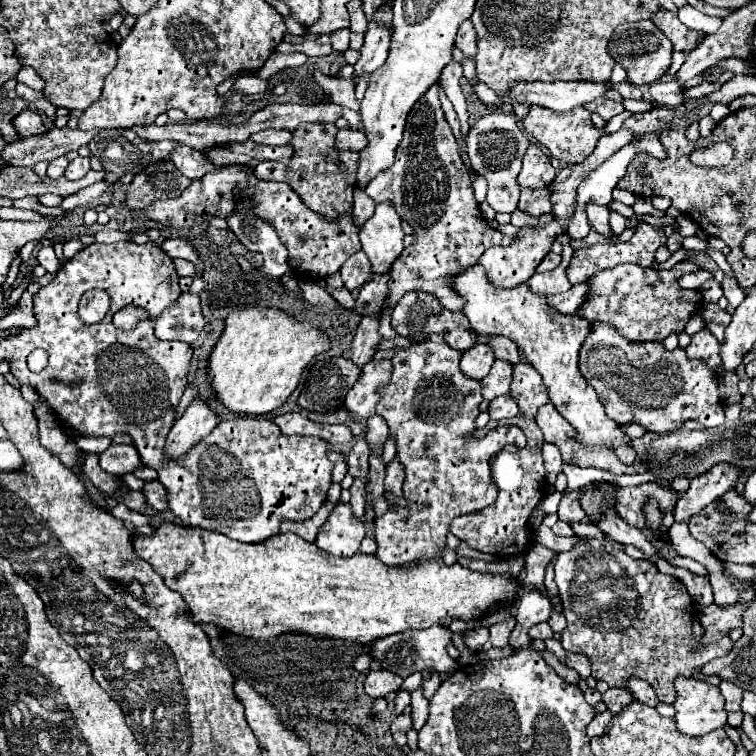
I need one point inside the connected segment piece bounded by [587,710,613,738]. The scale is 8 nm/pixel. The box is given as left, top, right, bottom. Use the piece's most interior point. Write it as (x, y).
(601, 721)

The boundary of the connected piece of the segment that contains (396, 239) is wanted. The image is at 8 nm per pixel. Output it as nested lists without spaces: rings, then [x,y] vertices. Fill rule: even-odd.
[[[377,204],[375,214],[361,226],[359,240],[371,262],[371,274],[389,272],[391,264],[403,252],[401,218],[391,204]]]

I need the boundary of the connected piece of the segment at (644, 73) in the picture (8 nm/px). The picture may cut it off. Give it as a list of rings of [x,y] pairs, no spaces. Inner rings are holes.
[[[639,20],[635,24],[621,24],[615,28],[615,34],[609,40],[609,54],[627,70],[631,84],[635,86],[651,86],[655,84],[671,66],[671,40],[651,24],[651,20]]]

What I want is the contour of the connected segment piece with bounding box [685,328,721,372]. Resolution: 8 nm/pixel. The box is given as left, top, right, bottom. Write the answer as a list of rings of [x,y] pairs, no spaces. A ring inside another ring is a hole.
[[[707,328],[693,336],[693,342],[685,348],[685,352],[687,352],[687,358],[691,360],[705,360],[707,368],[711,368],[713,372],[717,372],[721,366],[719,342]]]

